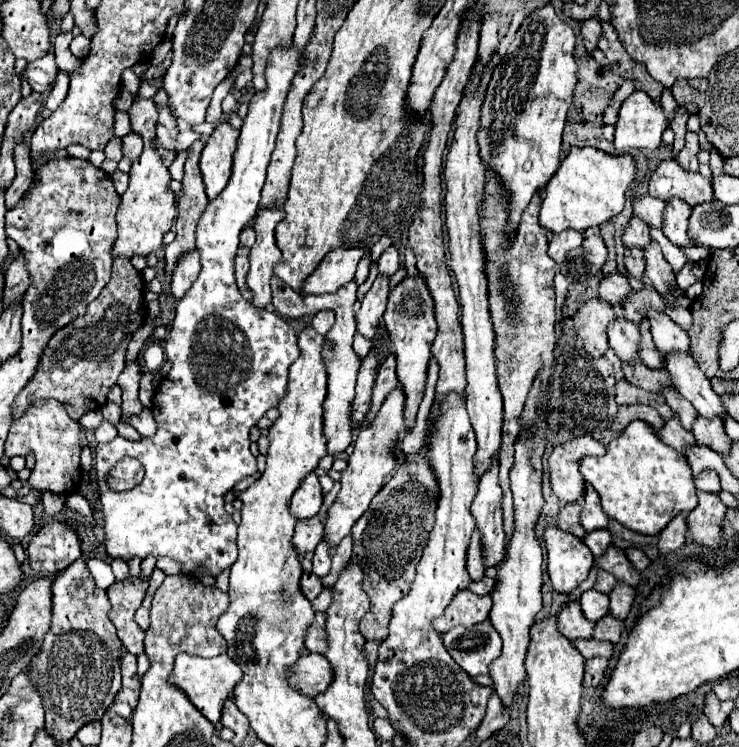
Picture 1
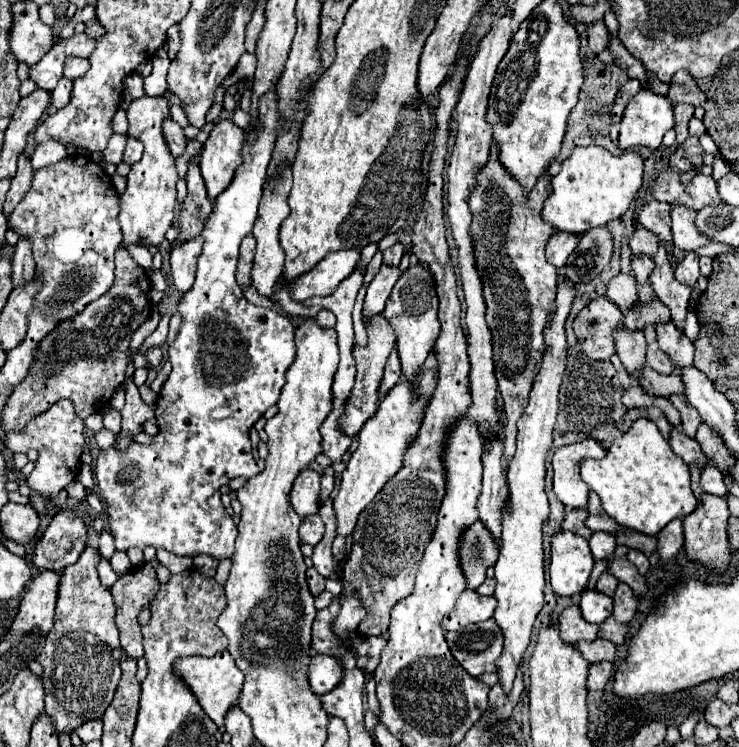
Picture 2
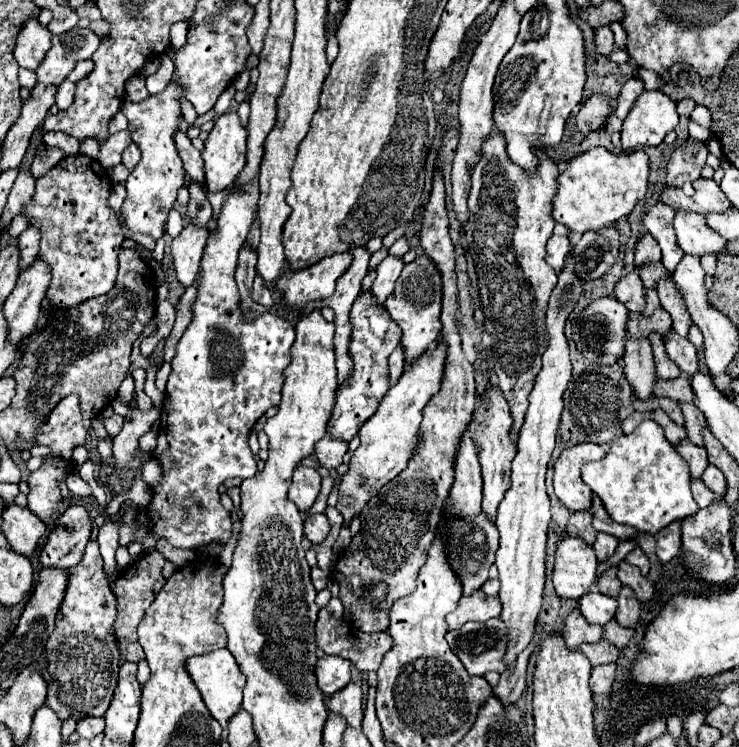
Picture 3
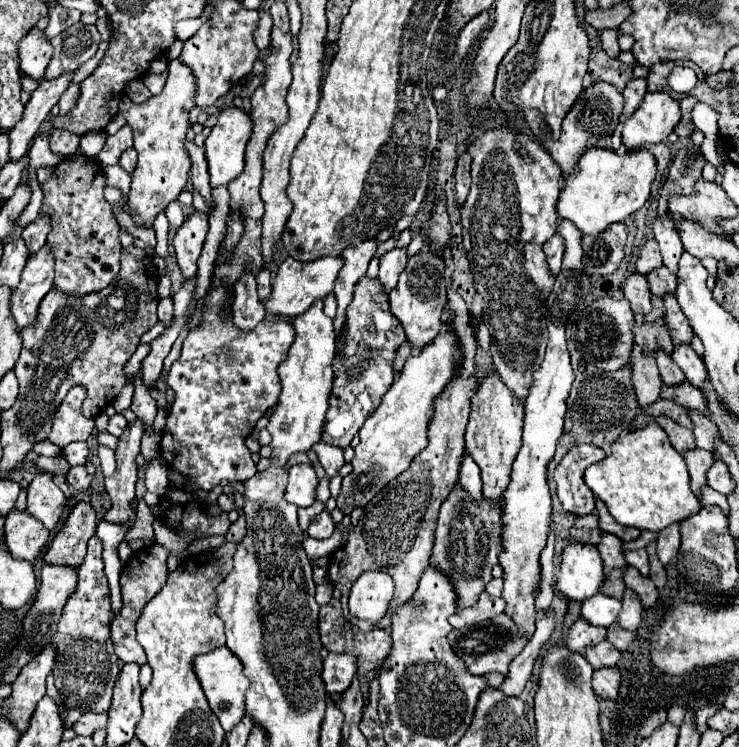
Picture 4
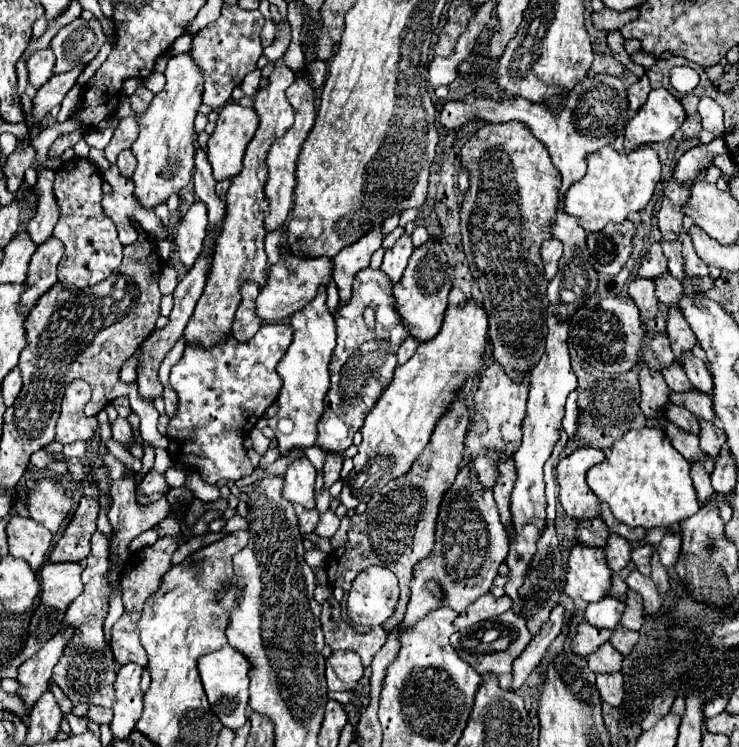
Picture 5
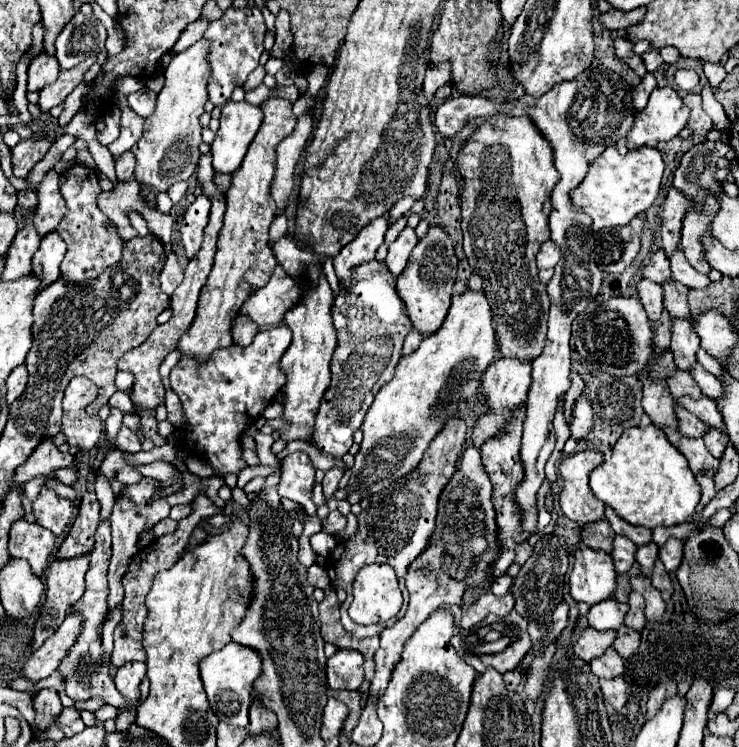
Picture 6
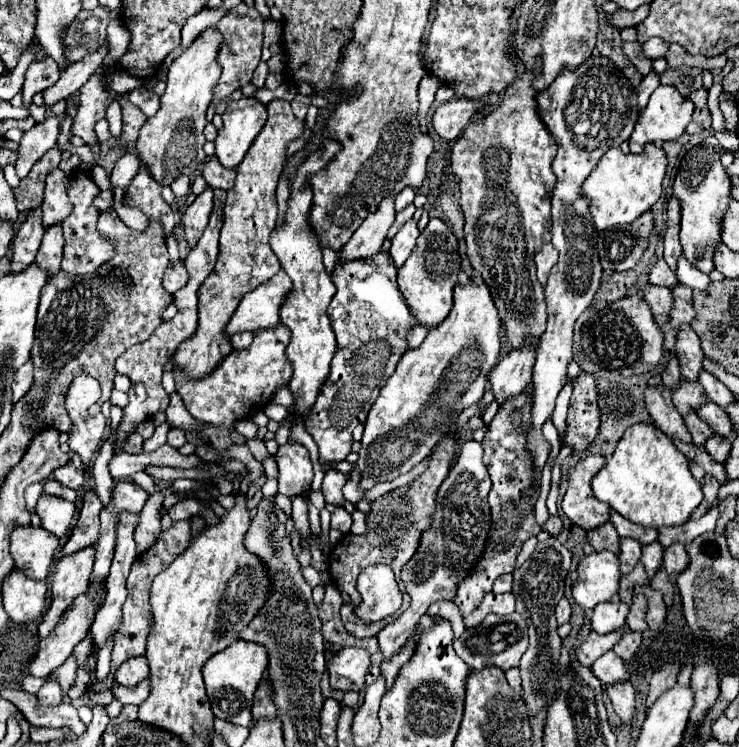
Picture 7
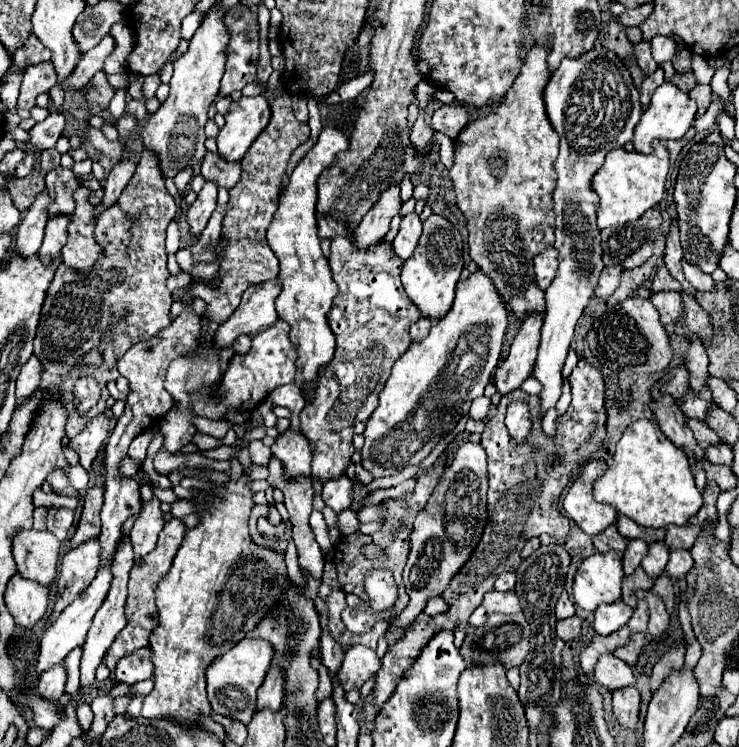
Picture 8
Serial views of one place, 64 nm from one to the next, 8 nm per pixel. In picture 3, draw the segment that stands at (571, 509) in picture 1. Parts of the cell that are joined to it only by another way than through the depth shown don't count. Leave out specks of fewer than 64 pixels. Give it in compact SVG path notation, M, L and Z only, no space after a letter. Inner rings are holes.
M574 512L566 524L566 532L570 536L580 536L586 544L592 544L596 538L596 530L592 528L592 512Z

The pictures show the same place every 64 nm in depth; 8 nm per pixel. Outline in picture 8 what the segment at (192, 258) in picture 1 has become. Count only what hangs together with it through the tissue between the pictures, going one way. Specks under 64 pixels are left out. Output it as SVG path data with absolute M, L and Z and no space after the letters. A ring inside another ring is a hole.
M206 182L204 188L200 190L196 202L190 204L190 208L186 212L186 220L188 220L192 236L200 236L200 232L208 224L208 218L212 216L214 208L216 208L216 194L218 194L218 186L214 182Z

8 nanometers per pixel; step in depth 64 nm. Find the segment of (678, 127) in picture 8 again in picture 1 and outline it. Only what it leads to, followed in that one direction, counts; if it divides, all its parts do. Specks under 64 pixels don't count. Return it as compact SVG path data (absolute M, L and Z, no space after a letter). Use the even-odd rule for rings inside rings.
M636 90L622 102L614 128L614 148L618 154L632 148L656 150L662 142L662 132L668 128L668 118L646 92Z

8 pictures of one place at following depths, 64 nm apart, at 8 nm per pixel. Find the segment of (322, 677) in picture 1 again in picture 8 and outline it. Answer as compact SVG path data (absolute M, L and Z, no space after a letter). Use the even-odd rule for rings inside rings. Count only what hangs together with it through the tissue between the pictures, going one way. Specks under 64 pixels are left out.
M352 646L344 652L340 670L336 672L338 684L350 692L360 690L362 684L380 670L380 658L368 646Z

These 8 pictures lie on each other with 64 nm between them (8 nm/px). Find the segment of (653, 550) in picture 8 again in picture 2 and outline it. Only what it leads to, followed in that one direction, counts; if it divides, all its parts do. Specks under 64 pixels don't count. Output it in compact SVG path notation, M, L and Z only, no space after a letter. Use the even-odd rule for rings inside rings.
M628 550L626 556L628 556L628 560L638 568L640 574L646 574L646 570L648 570L650 564L648 564L648 558L646 558L640 550Z

